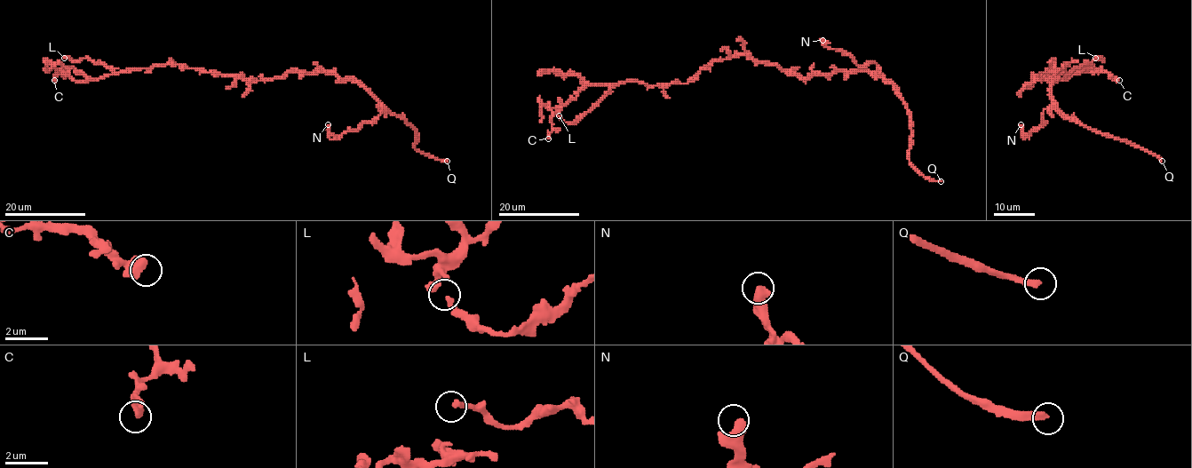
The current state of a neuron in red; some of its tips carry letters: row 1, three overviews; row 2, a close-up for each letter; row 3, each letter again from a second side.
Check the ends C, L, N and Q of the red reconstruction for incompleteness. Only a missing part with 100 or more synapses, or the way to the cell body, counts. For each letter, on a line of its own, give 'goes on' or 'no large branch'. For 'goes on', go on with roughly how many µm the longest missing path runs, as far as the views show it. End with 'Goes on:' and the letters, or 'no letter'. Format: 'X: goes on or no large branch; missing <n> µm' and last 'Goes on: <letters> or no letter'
C: no large branch
L: no large branch
N: no large branch
Q: goes on; missing 200 µm
Goes on: Q

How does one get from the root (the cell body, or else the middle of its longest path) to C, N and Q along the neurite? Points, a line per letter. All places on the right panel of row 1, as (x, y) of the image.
C: (1043, 78), (1035, 79), (1065, 65), (1061, 69), (1065, 79), (1086, 67), (1092, 72), (1108, 72), (1119, 80)
N: (1043, 78), (1058, 73), (1054, 72), (1050, 88), (1052, 104), (1043, 113), (1047, 122), (1029, 137), (1021, 124)
Q: (1043, 78), (1058, 73), (1052, 78), (1051, 97), (1062, 115), (1127, 139), (1162, 161)

